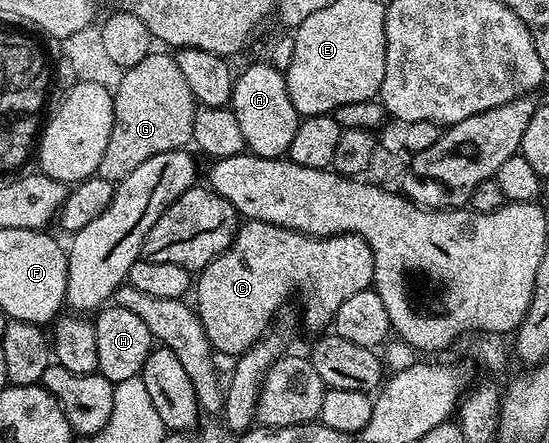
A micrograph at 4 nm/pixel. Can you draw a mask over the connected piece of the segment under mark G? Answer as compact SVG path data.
M151 51L144 62L136 62L136 66L119 75L122 77L118 80L118 89L115 87L112 92L112 134L108 134L108 147L96 173L100 178L123 180L140 162L148 162L148 158L156 158L156 154L185 149L186 143L191 143L196 101L192 90L188 90L188 82L184 82L184 74L180 74L177 59L166 52Z

